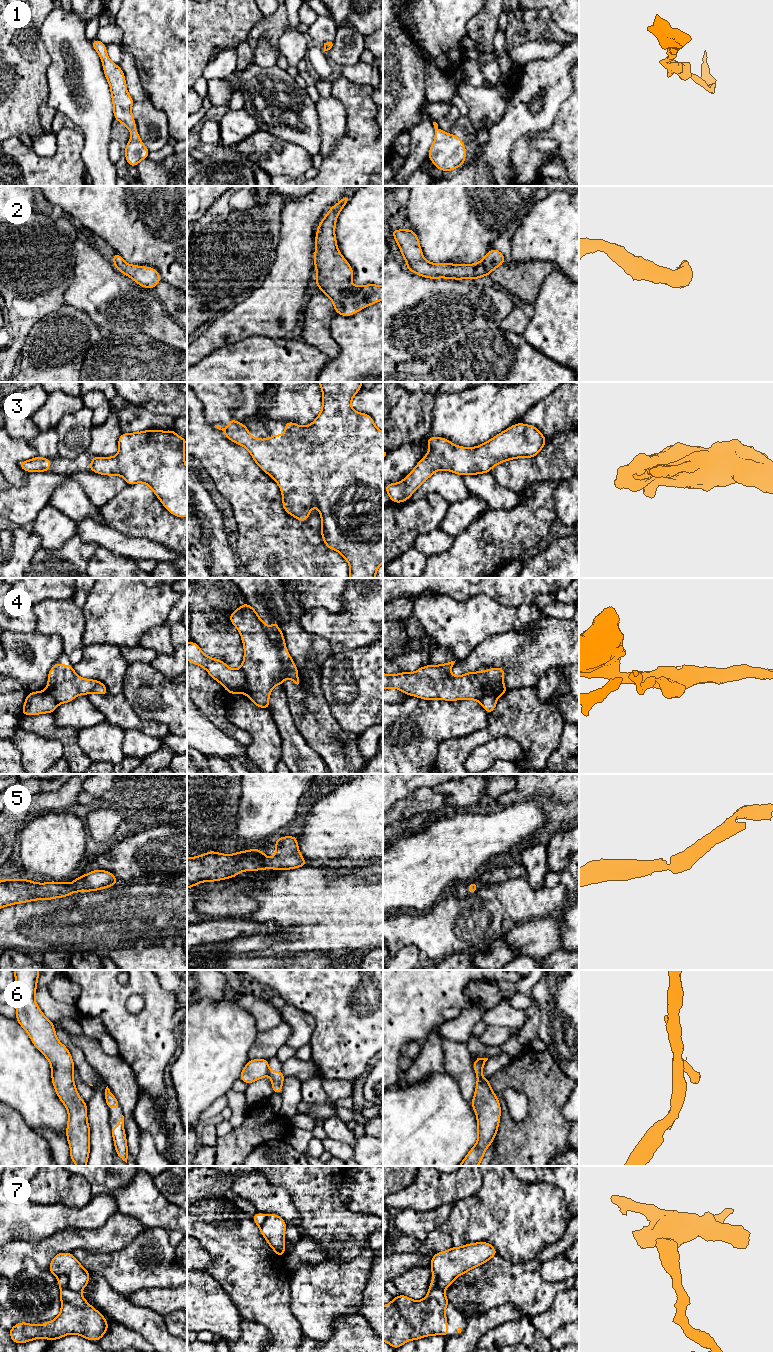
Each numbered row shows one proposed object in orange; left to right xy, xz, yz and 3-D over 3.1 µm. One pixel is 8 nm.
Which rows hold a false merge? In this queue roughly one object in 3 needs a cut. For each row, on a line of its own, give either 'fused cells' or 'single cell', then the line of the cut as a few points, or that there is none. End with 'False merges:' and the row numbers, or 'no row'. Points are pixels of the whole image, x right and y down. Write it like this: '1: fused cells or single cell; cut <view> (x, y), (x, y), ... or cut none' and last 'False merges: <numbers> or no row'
1: single cell; cut none
2: single cell; cut none
3: single cell; cut none
4: fused cells; cut xz (238, 670), (246, 680), (245, 692)
5: single cell; cut none
6: fused cells; cut xz (269, 1070), (267, 1074)
7: fused cells; cut xy (58, 1276), (65, 1276), (67, 1285), (71, 1289), (79, 1291)
False merges: 4, 6, 7

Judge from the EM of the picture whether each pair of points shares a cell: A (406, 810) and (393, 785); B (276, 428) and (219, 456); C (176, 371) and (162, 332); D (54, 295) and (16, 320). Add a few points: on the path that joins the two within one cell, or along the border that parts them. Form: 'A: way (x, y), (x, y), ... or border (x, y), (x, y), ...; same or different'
A: border (421, 788), (415, 789), (393, 806); different
B: border (222, 430), (230, 440), (242, 445), (256, 462); different
C: border (144, 336), (154, 338), (176, 348); different
D: way (45, 296), (39, 297), (25, 311); same

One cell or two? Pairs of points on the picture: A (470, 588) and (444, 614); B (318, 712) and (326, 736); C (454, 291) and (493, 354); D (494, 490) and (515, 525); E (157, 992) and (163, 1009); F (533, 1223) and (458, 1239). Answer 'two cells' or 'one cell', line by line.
A: two cells
B: one cell
C: two cells
D: two cells
E: one cell
F: one cell

